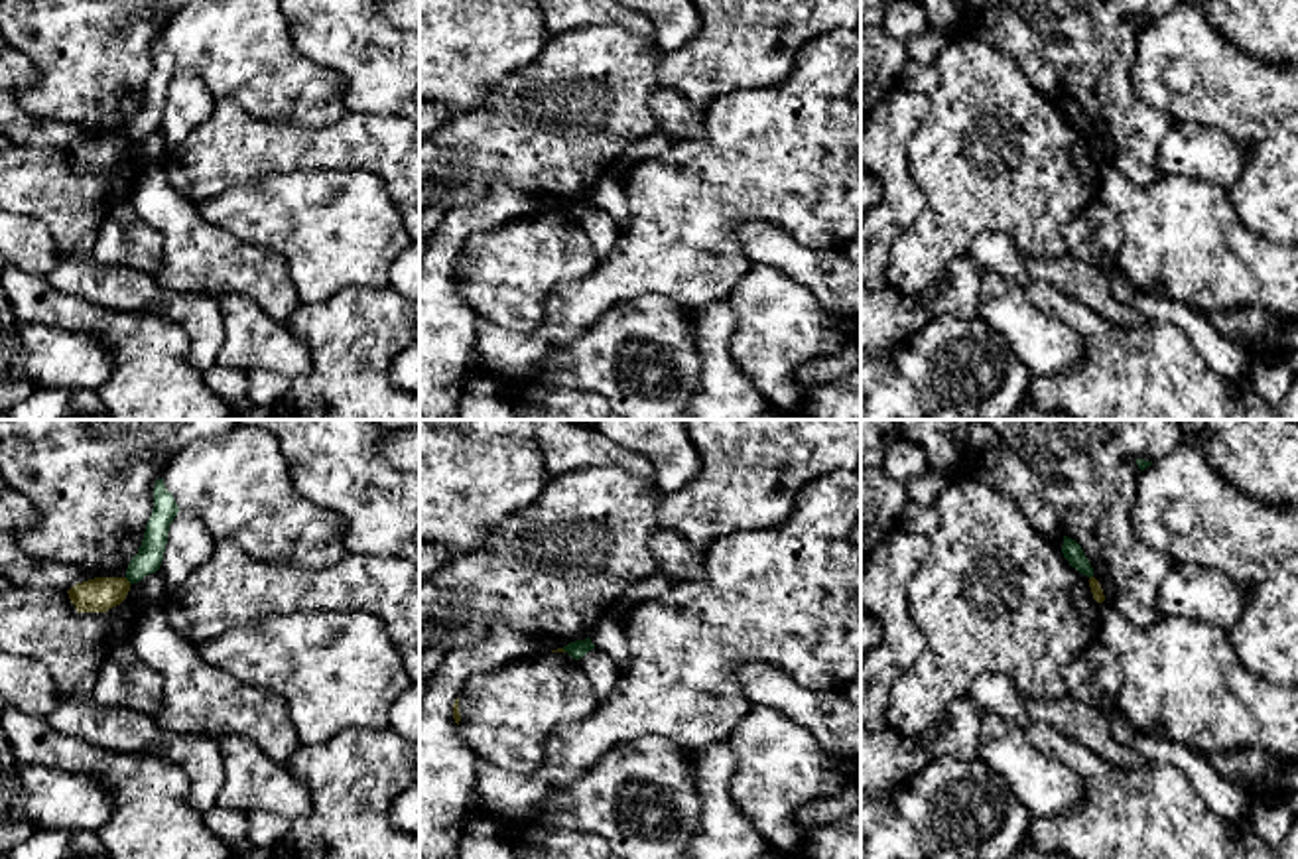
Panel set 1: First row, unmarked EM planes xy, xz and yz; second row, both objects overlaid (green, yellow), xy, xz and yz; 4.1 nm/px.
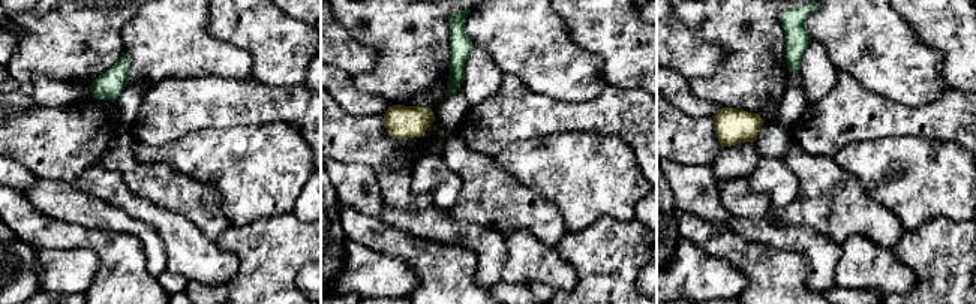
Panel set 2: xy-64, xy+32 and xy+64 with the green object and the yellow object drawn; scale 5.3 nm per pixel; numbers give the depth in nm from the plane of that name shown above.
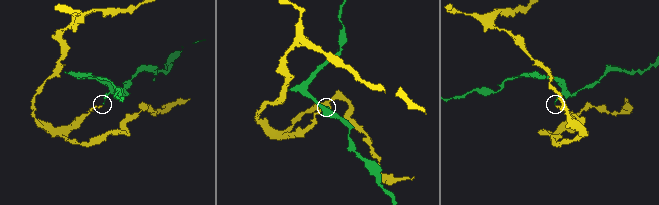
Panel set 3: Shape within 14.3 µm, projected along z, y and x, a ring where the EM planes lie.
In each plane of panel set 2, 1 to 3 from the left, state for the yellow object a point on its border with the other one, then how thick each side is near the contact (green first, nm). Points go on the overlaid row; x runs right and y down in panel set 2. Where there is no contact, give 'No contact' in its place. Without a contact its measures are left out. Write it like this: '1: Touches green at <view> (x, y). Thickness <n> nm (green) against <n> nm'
1: No contact
2: No contact
3: No contact

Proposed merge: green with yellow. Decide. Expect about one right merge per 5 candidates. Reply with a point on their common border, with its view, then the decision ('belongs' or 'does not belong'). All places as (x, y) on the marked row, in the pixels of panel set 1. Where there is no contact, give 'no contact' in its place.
contact xy (129, 580); does not belong

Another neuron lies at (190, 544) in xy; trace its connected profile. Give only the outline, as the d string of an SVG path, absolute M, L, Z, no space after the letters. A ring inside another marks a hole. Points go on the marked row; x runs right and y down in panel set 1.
M179 510L169 524L167 544L160 573L165 579L165 591L177 587L187 575L205 563L217 542L207 532L201 518L193 512Z

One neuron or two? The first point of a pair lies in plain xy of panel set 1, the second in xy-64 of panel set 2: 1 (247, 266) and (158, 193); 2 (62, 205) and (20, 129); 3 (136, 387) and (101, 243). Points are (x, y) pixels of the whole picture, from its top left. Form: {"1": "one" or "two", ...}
{"1": "one", "2": "one", "3": "one"}

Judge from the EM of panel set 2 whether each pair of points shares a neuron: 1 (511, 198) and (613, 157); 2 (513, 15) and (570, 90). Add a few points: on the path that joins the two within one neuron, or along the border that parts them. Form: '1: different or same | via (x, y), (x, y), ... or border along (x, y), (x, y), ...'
1: different | border along (502, 168), (559, 210)
2: same | via (528, 33), (562, 72)

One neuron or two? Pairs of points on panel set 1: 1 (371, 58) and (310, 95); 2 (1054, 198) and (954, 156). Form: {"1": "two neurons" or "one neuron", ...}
{"1": "two neurons", "2": "one neuron"}

